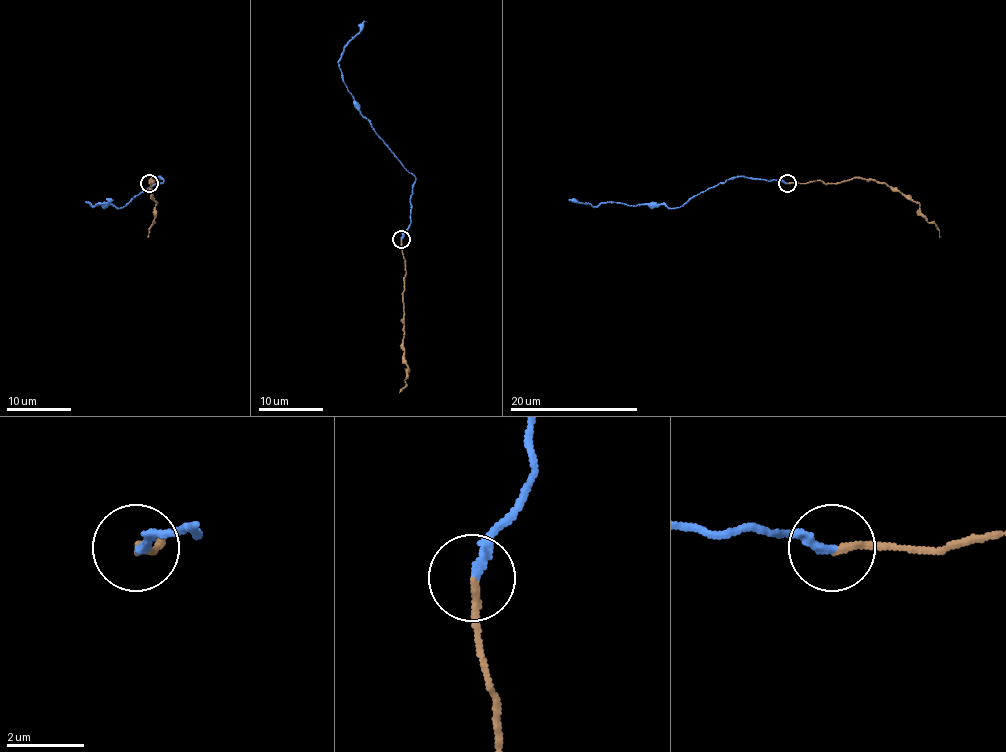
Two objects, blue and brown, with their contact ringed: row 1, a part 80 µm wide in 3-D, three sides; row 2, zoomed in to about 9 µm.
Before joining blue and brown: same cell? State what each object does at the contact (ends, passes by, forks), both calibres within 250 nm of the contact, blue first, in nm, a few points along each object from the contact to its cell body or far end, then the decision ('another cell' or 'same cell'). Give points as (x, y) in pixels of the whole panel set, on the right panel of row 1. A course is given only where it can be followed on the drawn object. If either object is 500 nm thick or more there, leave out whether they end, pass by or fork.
blue ends | brown ends | 220/180 nm | blue via (788, 183), (743, 177), (725, 180), (692, 196), (679, 207), (615, 202), (595, 206), (568, 199) | brown via (788, 183), (817, 180), (839, 183), (858, 178), (884, 182), (918, 202), (919, 212), (932, 222), (940, 238) | same cell

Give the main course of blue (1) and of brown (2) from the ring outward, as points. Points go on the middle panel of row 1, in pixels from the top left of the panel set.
1: (401, 240), (411, 222), (411, 195), (415, 177), (361, 113), (338, 67), (343, 47), (359, 31), (364, 20)
2: (401, 240), (406, 269), (404, 363), (409, 370), (406, 384), (399, 392)

